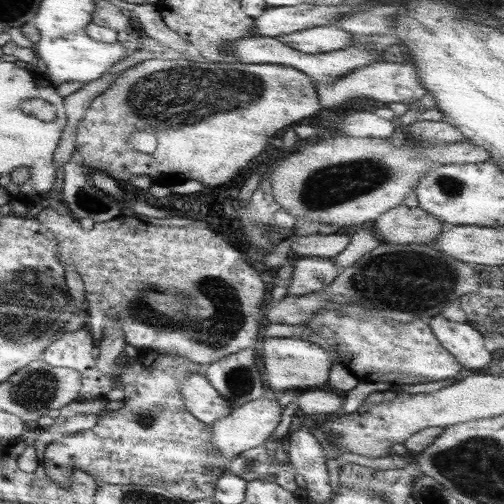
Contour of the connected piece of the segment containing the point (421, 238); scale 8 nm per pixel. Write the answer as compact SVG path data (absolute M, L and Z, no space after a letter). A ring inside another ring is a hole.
M402 204L381 214L373 222L372 230L387 244L428 244L436 242L438 234L447 226L420 207Z

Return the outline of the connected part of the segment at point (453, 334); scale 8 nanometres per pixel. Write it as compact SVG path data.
M442 315L429 323L439 343L463 366L473 373L485 372L496 360L484 345L484 337L470 323L452 322Z

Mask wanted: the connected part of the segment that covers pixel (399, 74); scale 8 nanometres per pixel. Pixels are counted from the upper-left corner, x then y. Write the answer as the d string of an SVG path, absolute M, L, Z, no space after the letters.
M387 61L374 62L364 68L353 70L350 74L338 78L336 82L316 83L316 92L318 92L319 104L323 110L340 108L346 106L348 102L354 103L355 101L362 104L367 101L388 104L414 102L426 95L426 90L424 90L424 85L421 83L414 65L408 62L392 63Z

